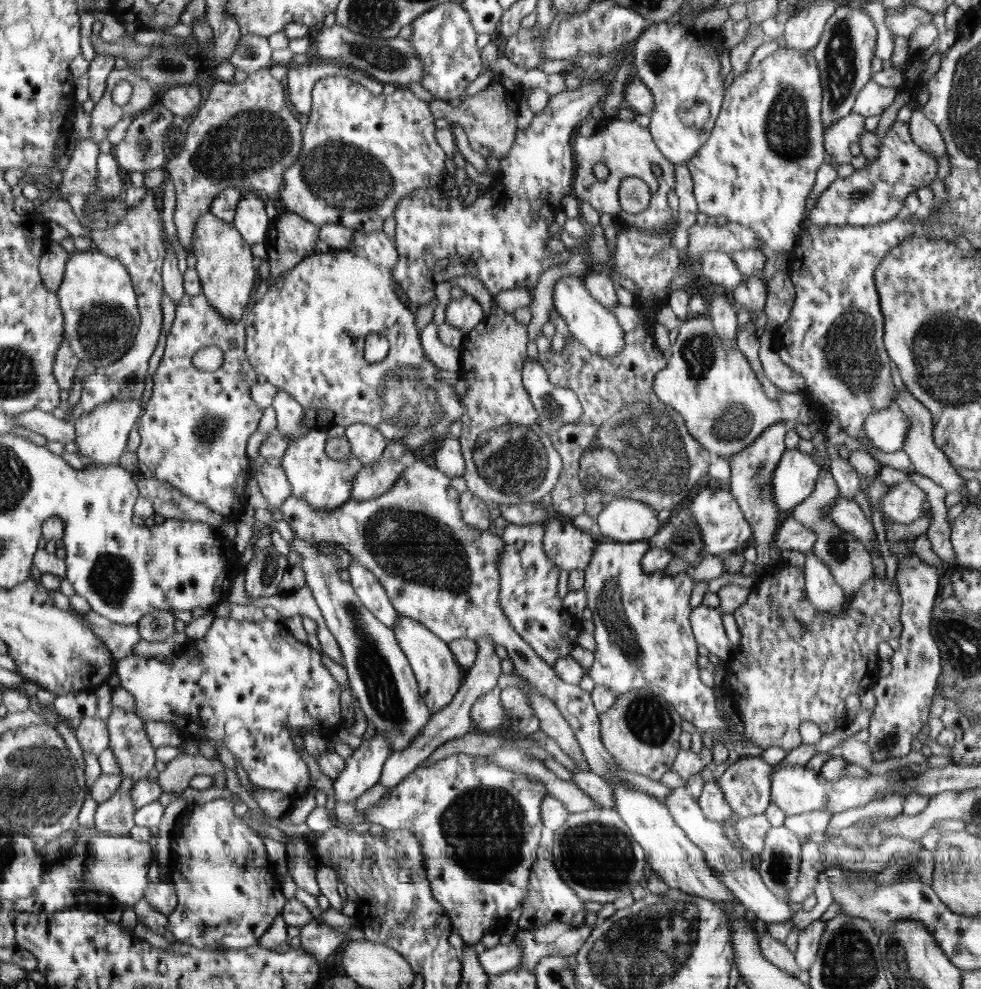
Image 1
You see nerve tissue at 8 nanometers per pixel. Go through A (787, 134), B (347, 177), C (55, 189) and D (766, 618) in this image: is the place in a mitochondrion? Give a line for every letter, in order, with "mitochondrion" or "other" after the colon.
A: mitochondrion
B: mitochondrion
C: other
D: other

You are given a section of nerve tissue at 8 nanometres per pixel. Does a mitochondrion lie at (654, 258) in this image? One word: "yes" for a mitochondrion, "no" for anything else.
no

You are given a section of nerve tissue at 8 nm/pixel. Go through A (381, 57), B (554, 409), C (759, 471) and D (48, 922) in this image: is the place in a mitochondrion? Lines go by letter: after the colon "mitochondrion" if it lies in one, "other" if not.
A: mitochondrion
B: mitochondrion
C: mitochondrion
D: other

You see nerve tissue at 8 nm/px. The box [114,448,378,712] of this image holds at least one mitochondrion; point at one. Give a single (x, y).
(269, 569)

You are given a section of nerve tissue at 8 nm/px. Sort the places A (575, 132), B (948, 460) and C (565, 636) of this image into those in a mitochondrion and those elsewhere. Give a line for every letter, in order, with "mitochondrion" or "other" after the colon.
A: other
B: other
C: other

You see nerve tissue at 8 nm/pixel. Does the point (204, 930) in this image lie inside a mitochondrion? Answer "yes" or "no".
yes

